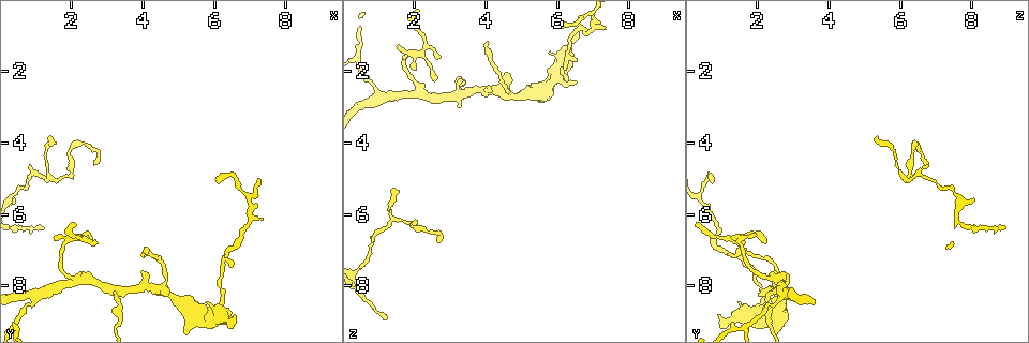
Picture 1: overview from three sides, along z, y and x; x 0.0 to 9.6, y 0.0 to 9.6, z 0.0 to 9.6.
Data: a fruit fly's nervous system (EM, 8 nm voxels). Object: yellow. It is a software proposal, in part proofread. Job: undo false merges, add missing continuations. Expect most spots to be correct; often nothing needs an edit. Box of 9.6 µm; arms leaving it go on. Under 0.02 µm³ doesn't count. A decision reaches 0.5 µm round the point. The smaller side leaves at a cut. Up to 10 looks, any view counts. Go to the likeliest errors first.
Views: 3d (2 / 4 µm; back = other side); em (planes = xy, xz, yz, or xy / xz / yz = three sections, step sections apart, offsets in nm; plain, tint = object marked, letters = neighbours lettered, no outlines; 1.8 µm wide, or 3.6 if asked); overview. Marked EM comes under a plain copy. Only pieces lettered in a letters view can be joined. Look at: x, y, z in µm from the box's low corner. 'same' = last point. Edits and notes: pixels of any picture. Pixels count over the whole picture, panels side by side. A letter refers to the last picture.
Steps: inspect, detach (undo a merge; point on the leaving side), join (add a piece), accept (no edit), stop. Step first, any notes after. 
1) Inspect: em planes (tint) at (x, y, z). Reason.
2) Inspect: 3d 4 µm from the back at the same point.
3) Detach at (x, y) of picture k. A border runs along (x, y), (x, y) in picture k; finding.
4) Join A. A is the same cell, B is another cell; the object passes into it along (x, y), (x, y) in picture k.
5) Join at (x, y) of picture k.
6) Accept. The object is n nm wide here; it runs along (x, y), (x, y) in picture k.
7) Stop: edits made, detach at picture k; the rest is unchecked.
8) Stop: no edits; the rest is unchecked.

Inspect: 3d 2 µm from the back at (1.85, 5.00, 6.20). Sharp bend.

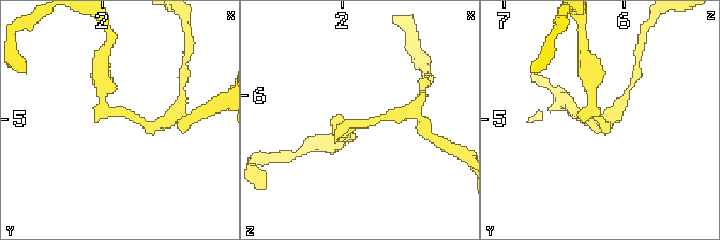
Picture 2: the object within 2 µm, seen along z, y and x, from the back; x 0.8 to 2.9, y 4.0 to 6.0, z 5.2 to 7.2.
Inspect: em xz step 16 (tint) at (1.90, 4.96, 6.22).

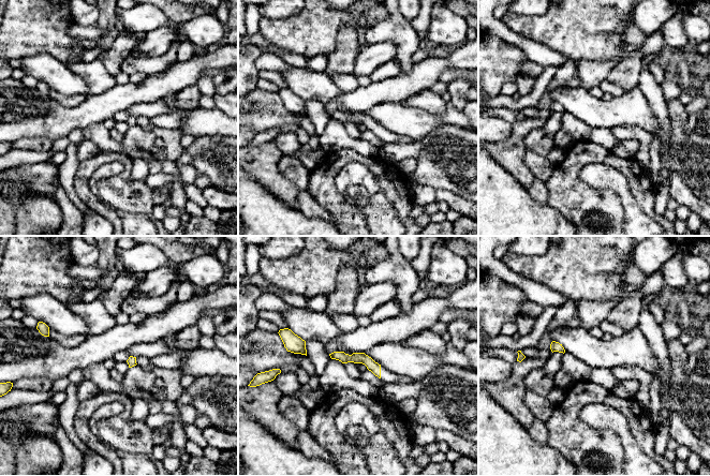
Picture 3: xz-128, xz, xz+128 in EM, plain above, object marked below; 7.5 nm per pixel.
Inspect: em xz step 16 (letters) at the same point. What lies round it.

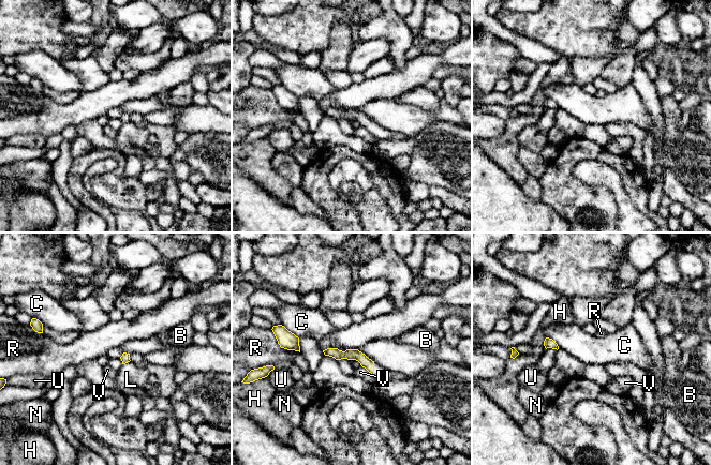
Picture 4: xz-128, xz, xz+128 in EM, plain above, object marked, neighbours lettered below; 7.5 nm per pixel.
Accept. B, C, H, L, N, R, U and V are other cells; it runs along (327, 351), (357, 355), (371, 370) in picture 4; continuous, no second cell.

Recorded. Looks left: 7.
Inspect: em xz step 16 (tint) at (6.55, 8.75, 0.95). An open end.

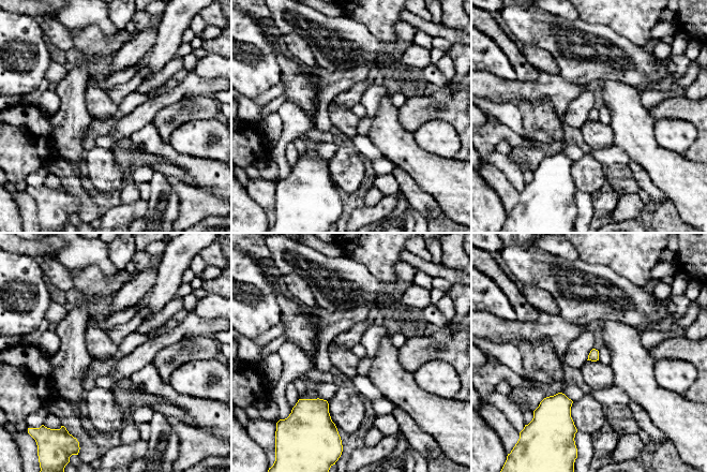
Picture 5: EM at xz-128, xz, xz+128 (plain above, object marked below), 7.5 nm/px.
Inspect: em planes (letters) at the same point.

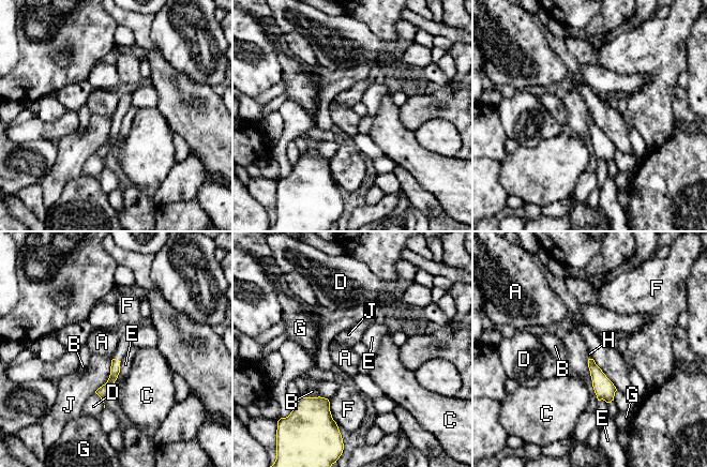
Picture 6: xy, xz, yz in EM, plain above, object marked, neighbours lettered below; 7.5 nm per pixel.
Join H. H is the same cell, A, B, C, D, E, F, G and J are other cells; the cell continues.

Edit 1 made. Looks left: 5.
Inspect: 3d 2 µm at (4.10, 7.10, 1.10). Tapers out.

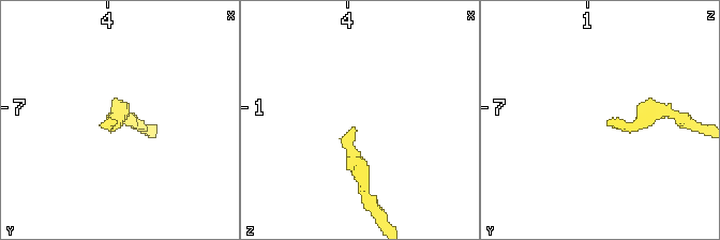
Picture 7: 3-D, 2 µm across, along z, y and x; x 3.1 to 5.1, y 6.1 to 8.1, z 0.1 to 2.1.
Inspect: em planes (letters) at (4.06, 7.12, 1.18).

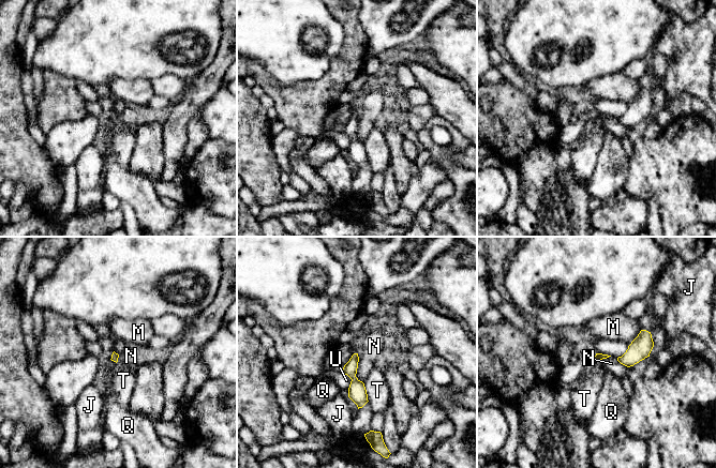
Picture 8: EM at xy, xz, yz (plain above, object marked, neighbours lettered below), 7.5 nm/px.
Accept. J, M, N, Q, T and U are other cells; a border runs along (358, 353), (356, 373) in picture 8; none of them fits.

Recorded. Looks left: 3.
Inspect: em xz step 16 (letters) at (2.00, 6.70, 1.55). Abrupt turn.

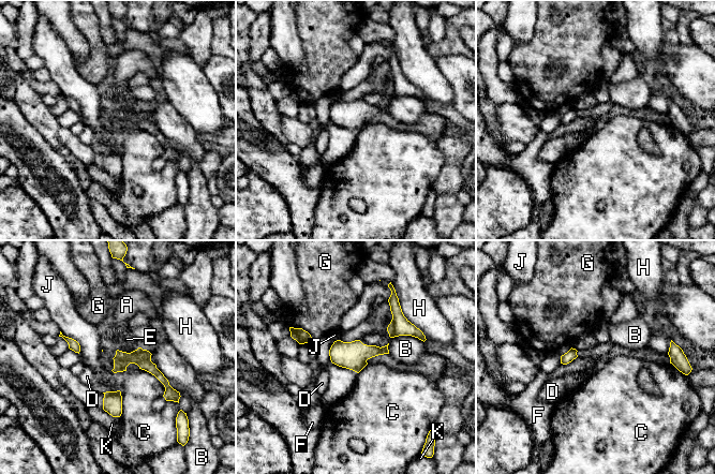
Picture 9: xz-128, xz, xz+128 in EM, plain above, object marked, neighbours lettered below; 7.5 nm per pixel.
Inspect: em planes (letters) at the same point.

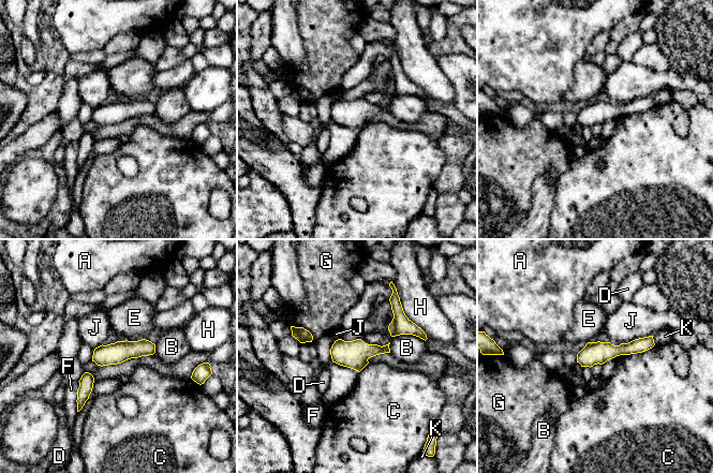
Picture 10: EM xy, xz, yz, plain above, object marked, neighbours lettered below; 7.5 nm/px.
Accept. A, B, C, D, E, F, G, H, J and K are other cells; it runs along (651, 341), (579, 359) in picture 10; all the same cell.

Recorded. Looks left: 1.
Stop: edits made, join at picture 6; the rest is unchecked.

